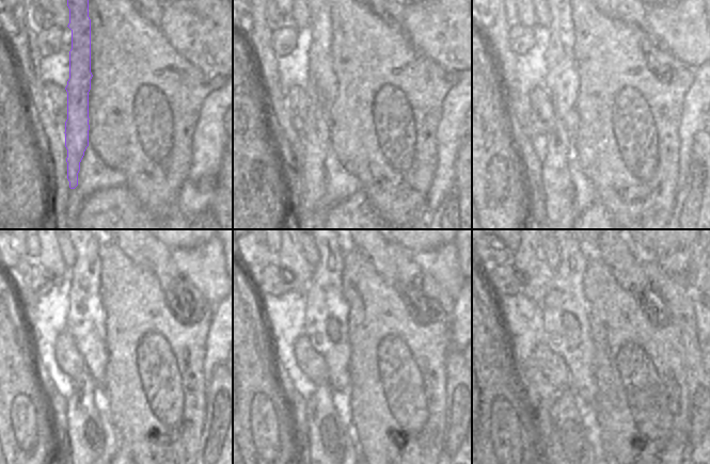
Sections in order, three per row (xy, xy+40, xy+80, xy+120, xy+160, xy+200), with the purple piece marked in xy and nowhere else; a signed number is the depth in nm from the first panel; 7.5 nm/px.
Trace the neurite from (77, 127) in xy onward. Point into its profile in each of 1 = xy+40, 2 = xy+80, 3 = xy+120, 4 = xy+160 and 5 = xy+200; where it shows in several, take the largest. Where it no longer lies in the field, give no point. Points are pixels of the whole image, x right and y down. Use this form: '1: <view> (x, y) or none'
1: xy+40 (316, 132)
2: xy+80 (559, 192)
3: xy+120 (85, 432)
4: xy+160 (326, 432)
5: xy+200 (569, 446)

